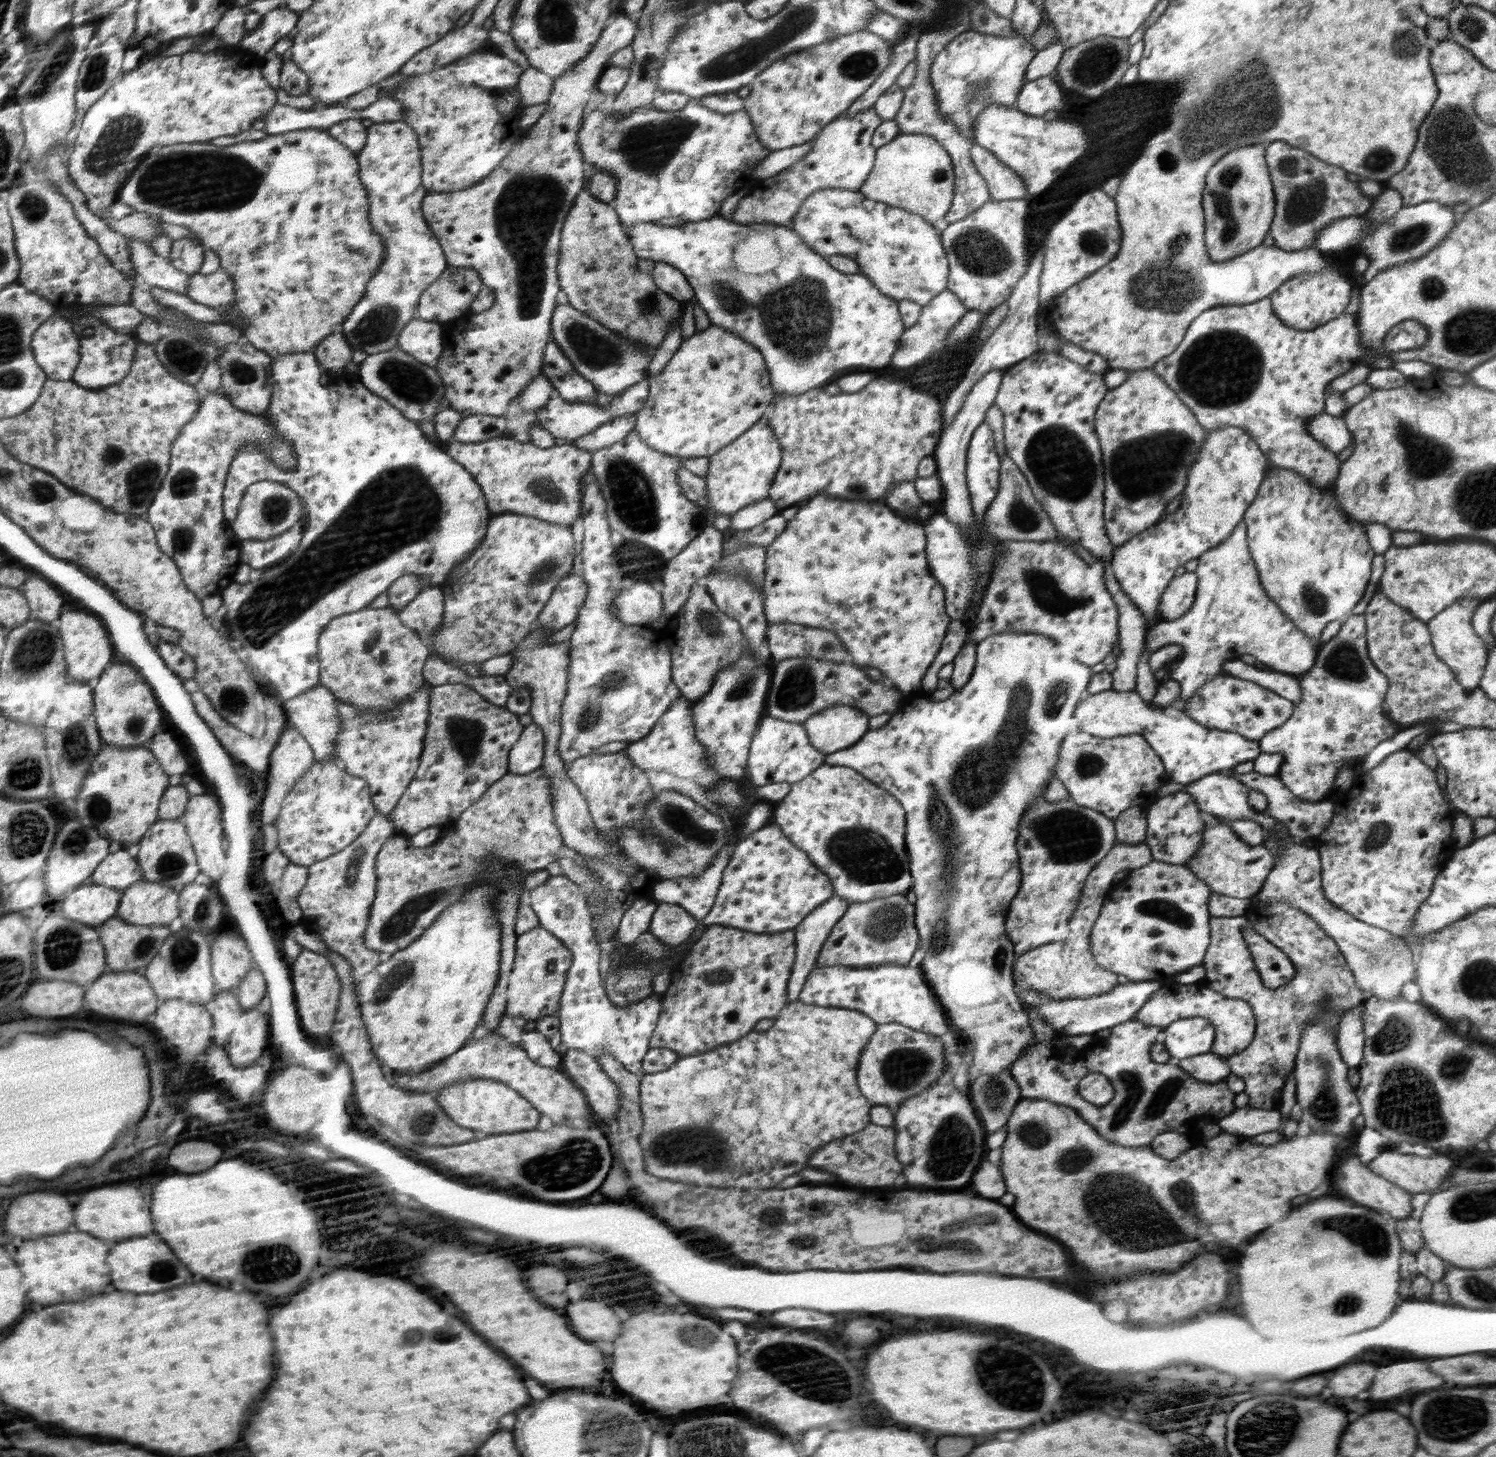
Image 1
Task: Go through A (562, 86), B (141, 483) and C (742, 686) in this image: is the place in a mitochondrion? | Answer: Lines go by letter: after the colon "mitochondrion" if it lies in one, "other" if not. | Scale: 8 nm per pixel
A: other
B: mitochondrion
C: mitochondrion

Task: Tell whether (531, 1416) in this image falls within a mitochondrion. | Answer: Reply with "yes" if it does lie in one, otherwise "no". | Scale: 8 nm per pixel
no

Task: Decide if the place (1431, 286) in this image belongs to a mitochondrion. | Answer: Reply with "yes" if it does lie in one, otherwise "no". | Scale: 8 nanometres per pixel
yes

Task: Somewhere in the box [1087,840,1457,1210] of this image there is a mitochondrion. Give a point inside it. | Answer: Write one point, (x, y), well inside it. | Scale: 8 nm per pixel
(1403, 1106)

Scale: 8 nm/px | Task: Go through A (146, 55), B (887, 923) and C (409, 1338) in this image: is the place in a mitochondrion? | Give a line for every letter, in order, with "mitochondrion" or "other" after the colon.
A: other
B: mitochondrion
C: mitochondrion

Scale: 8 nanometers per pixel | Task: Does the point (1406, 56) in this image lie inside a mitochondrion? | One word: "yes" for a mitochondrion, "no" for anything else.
yes

